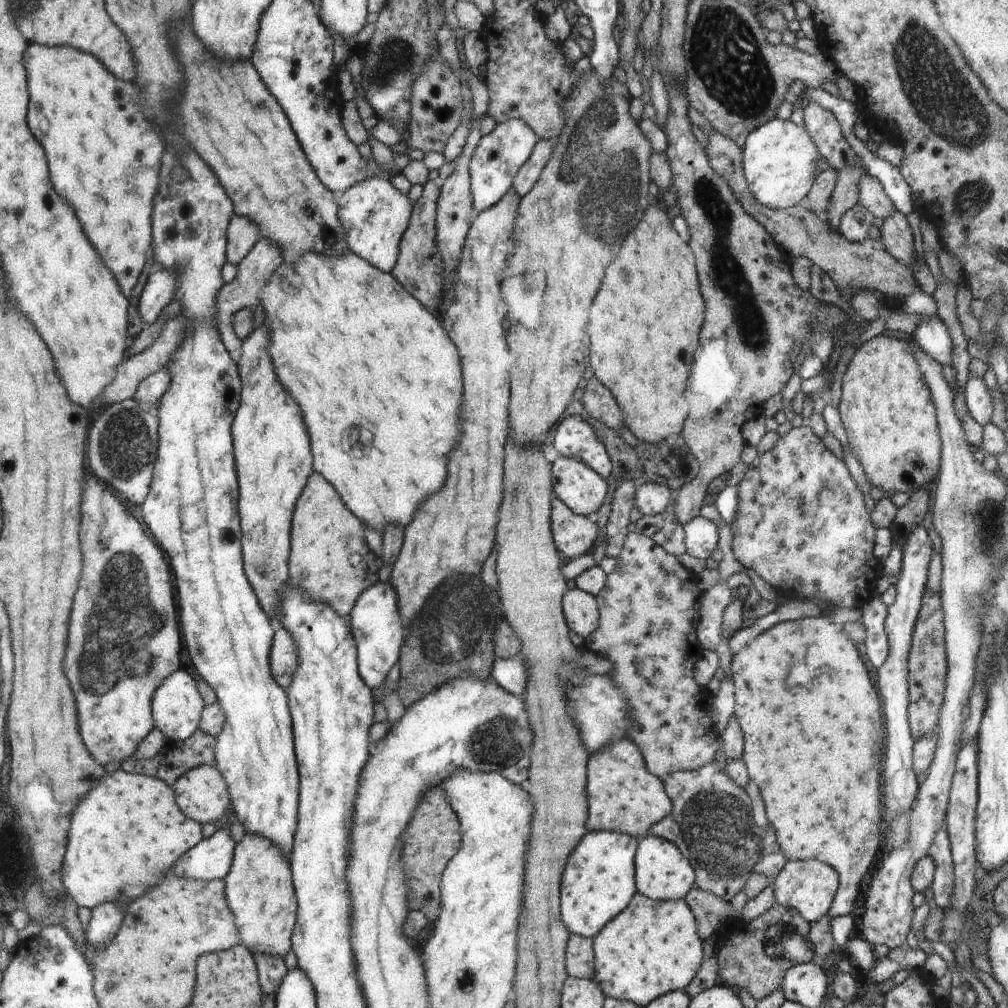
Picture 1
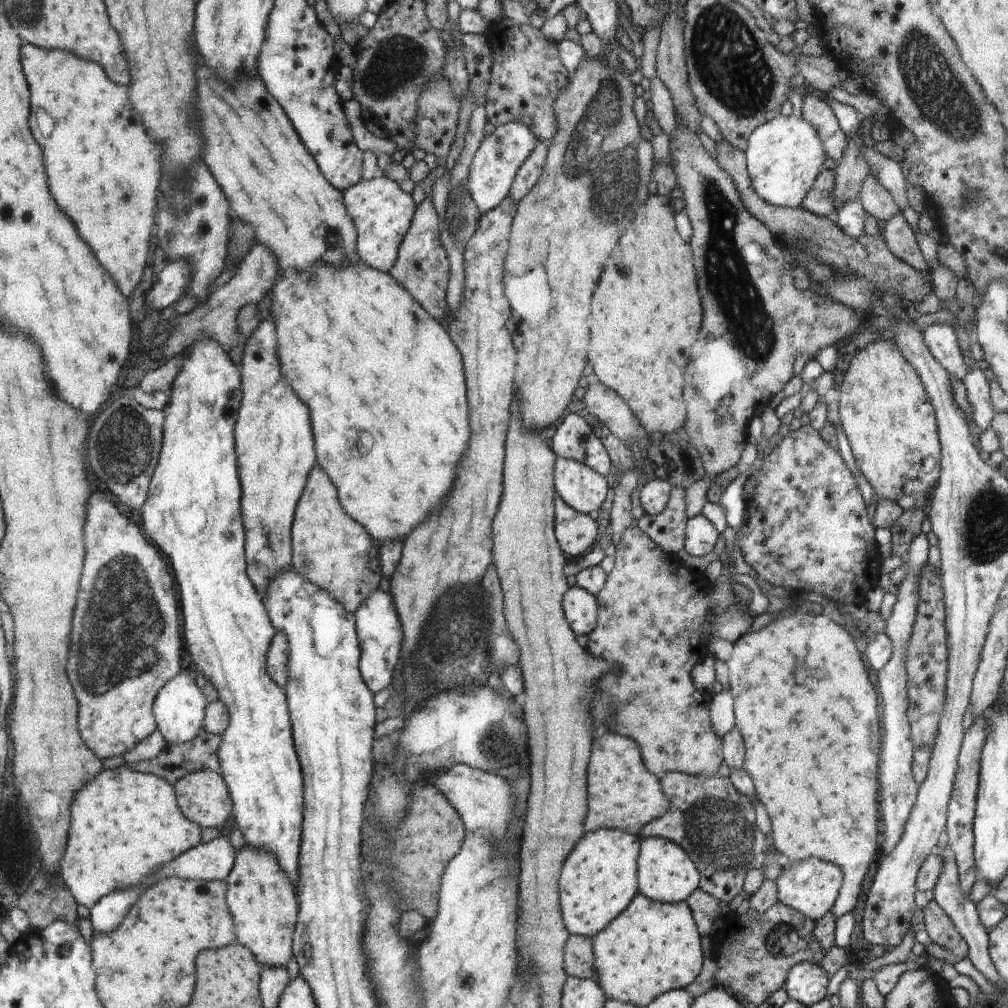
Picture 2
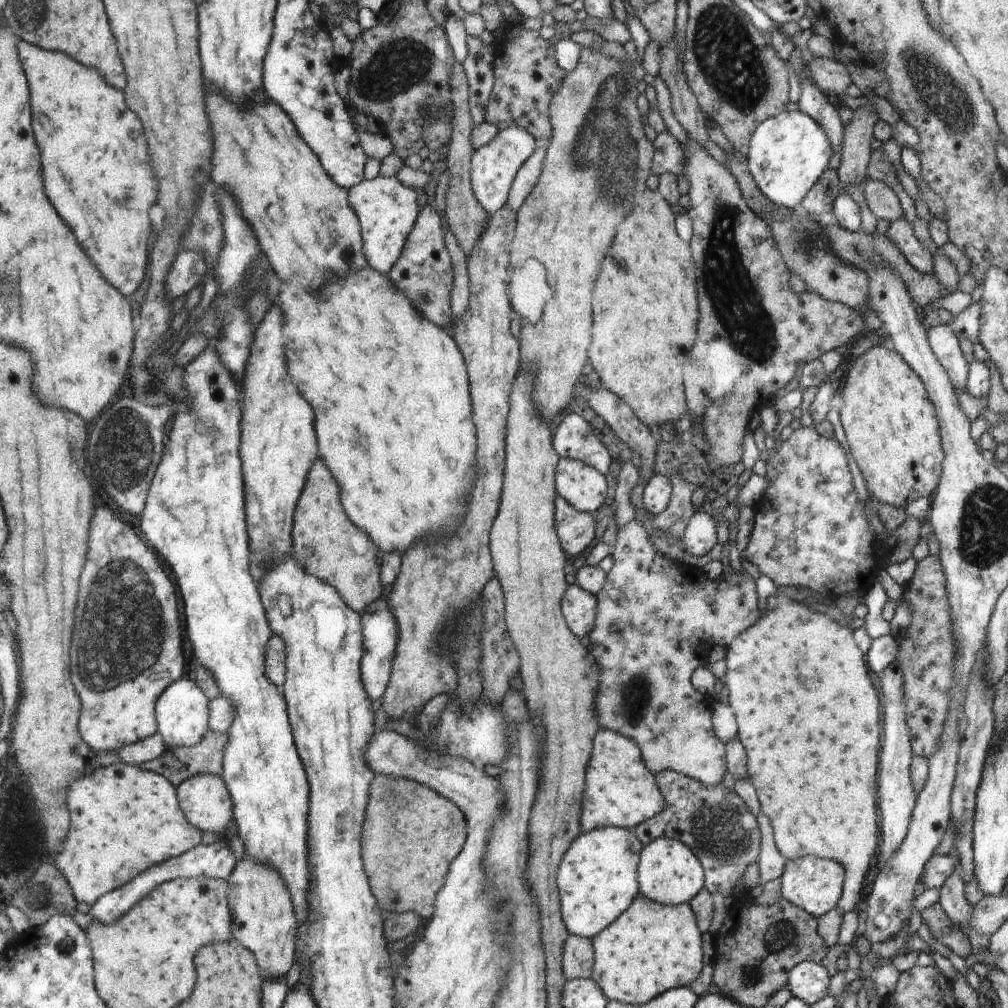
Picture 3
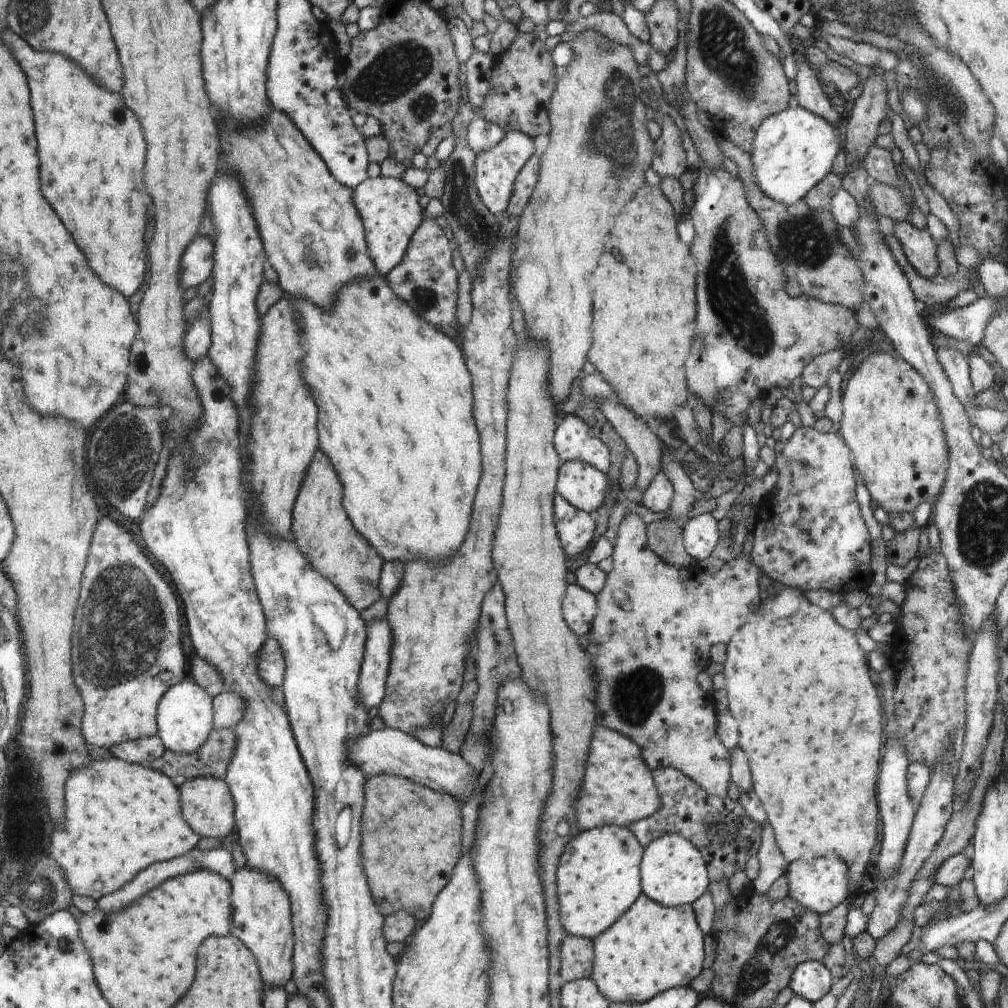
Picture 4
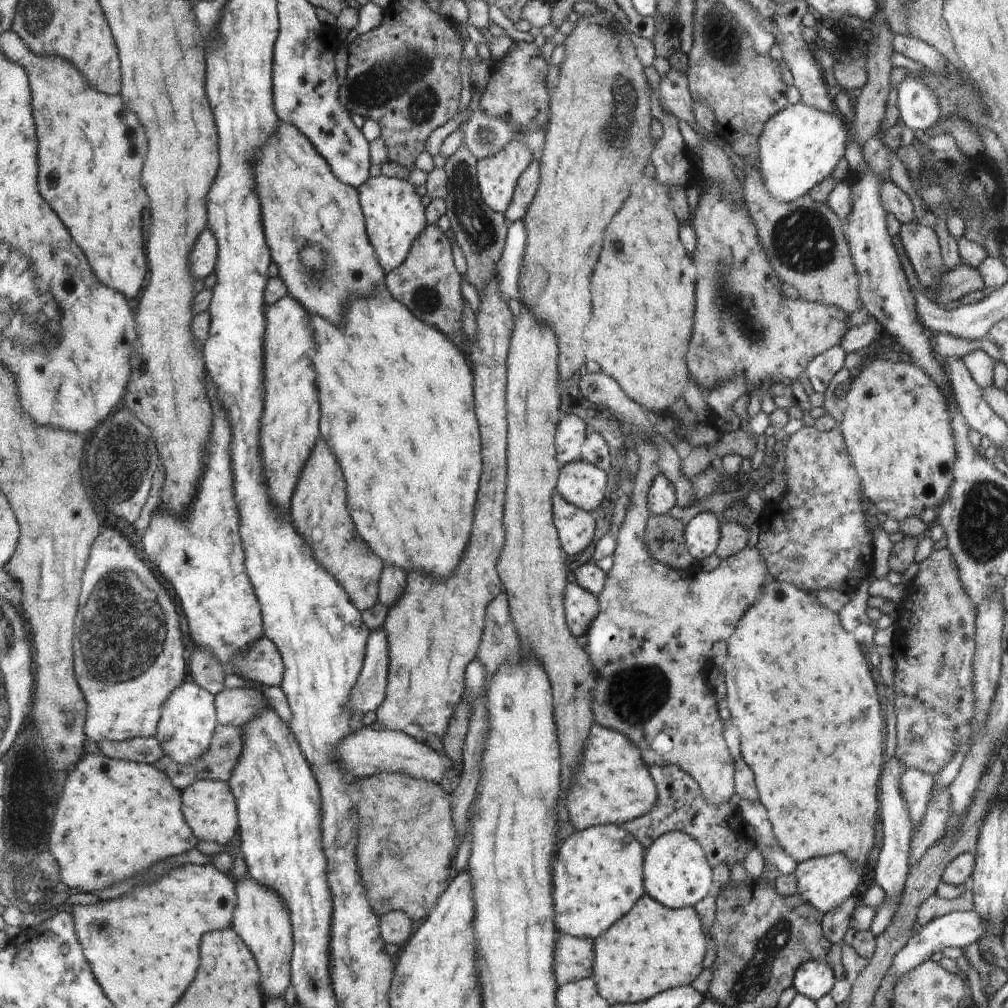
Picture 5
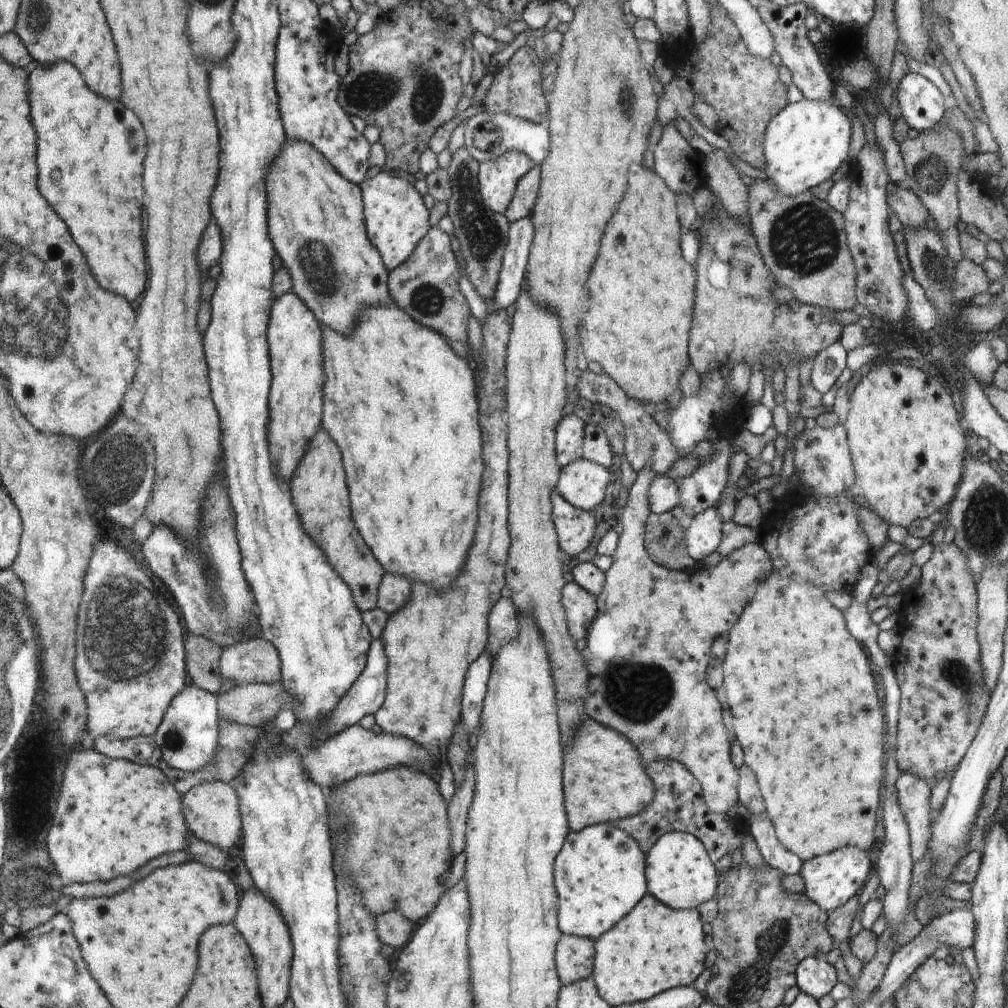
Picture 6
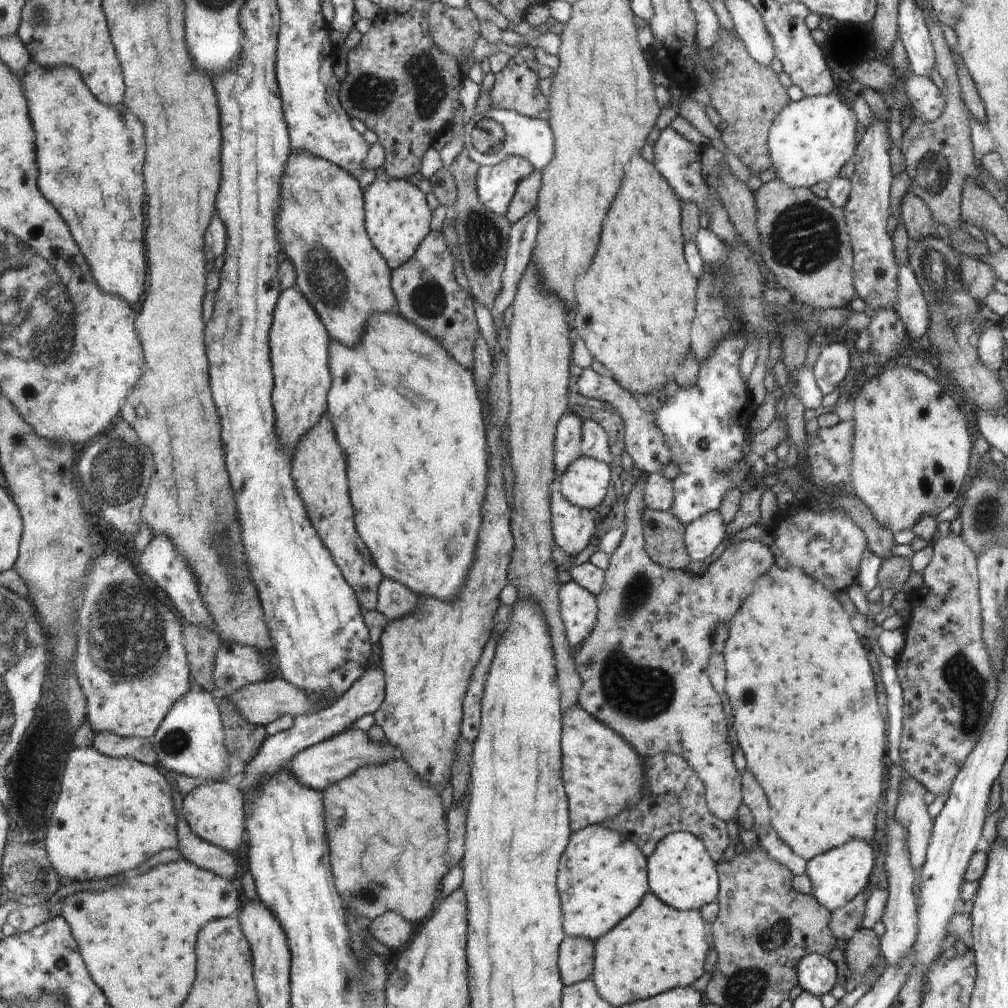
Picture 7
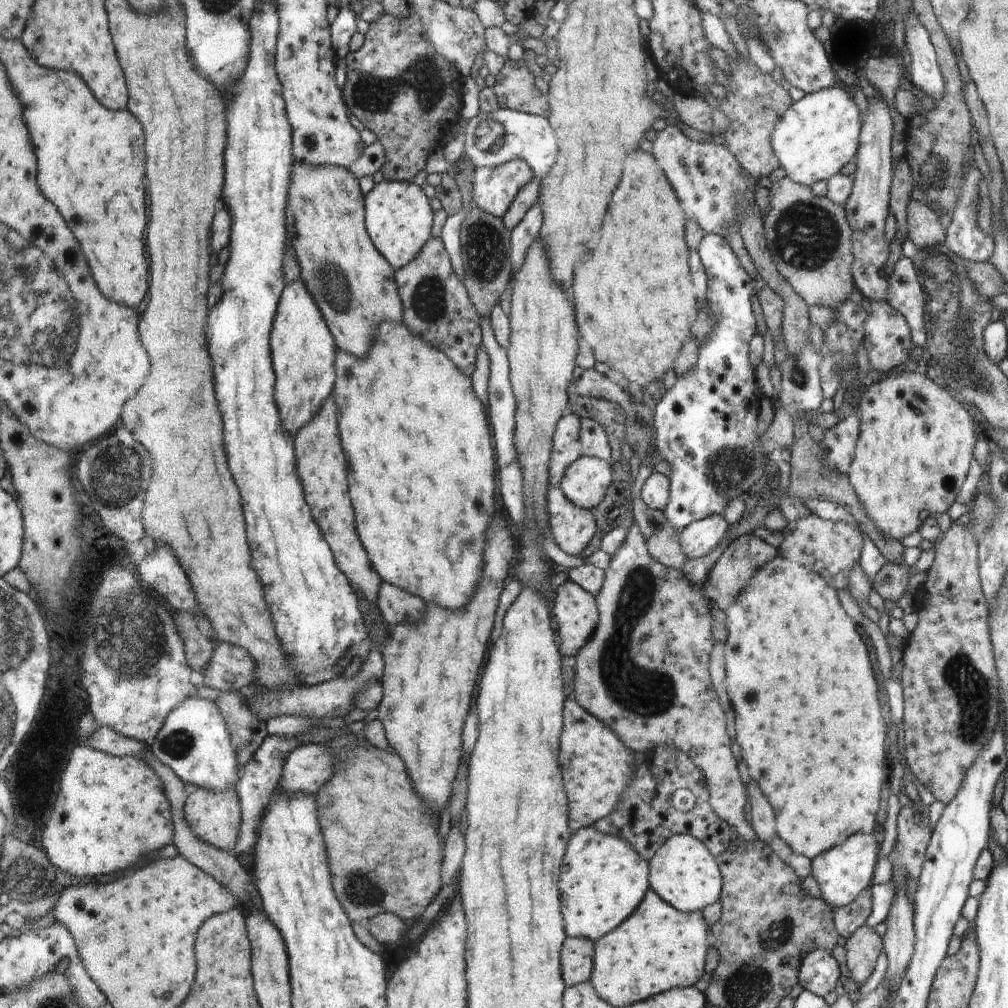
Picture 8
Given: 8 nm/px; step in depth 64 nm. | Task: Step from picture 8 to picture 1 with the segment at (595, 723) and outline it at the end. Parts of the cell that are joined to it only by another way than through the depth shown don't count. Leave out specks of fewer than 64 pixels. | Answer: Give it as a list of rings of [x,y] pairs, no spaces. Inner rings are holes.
[[[630,738],[616,740],[604,748],[604,752],[590,754],[590,762],[587,763],[587,797],[590,801],[588,830],[620,831],[637,839],[648,835],[656,823],[666,819],[674,810],[662,779],[647,768],[642,750]]]

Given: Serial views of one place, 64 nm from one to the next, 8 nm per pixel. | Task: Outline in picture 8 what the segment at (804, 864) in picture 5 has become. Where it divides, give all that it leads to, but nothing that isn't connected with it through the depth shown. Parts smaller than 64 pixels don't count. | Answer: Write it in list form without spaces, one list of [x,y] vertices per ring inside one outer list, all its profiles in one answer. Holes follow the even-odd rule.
[[[859,832],[852,835],[840,846],[835,846],[830,851],[823,852],[813,858],[810,874],[814,876],[814,880],[822,892],[822,900],[827,901],[833,909],[840,908],[854,903],[864,890],[872,886],[880,842],[881,834],[862,834]]]

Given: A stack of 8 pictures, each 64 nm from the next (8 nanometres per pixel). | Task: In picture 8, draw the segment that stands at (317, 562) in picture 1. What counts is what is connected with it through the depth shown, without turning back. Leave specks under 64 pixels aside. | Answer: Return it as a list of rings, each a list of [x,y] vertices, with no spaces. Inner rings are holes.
[[[330,396],[312,422],[300,428],[294,437],[298,475],[311,512],[318,521],[339,568],[347,575],[351,587],[356,593],[362,594],[368,604],[376,606],[380,578],[358,538],[355,512],[349,494],[347,462],[340,444],[339,408],[336,408],[334,398]]]

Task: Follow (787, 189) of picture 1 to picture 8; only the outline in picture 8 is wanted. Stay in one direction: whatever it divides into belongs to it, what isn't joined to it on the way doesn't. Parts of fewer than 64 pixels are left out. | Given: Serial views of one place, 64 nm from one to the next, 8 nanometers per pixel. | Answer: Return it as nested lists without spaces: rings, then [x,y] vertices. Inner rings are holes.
[[[832,86],[812,94],[805,94],[802,99],[793,102],[775,127],[771,145],[775,149],[776,158],[780,161],[780,168],[786,172],[786,177],[795,180],[796,184],[811,187],[821,180],[834,178],[834,174],[839,174],[844,164],[848,164],[858,154],[860,128],[863,128],[860,108],[844,88]]]

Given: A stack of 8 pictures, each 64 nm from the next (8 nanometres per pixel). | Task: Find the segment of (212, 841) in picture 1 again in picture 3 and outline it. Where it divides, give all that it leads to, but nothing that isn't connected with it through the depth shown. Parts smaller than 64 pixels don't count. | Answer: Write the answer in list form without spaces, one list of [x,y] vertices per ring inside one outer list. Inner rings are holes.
[[[220,840],[210,845],[201,843],[190,852],[156,865],[155,867],[150,868],[150,870],[143,872],[142,875],[137,876],[131,883],[104,895],[103,898],[92,907],[90,914],[93,919],[100,920],[100,922],[112,926],[114,922],[122,920],[136,904],[140,904],[144,898],[153,890],[156,890],[161,884],[180,877],[191,879],[207,876],[208,878],[224,879],[228,881],[230,876],[234,874],[238,862],[238,858],[236,858],[236,854],[232,851],[229,841]]]

